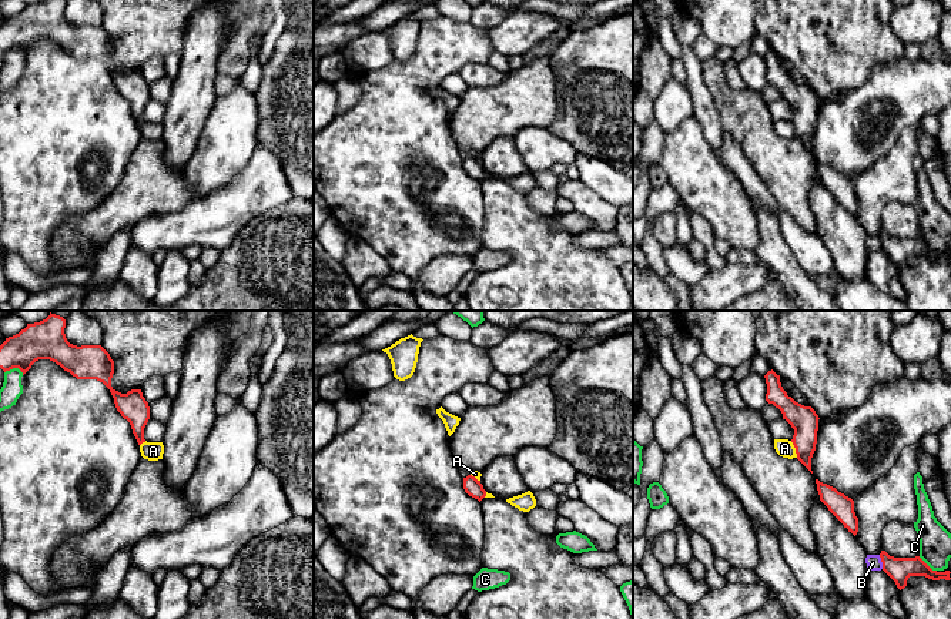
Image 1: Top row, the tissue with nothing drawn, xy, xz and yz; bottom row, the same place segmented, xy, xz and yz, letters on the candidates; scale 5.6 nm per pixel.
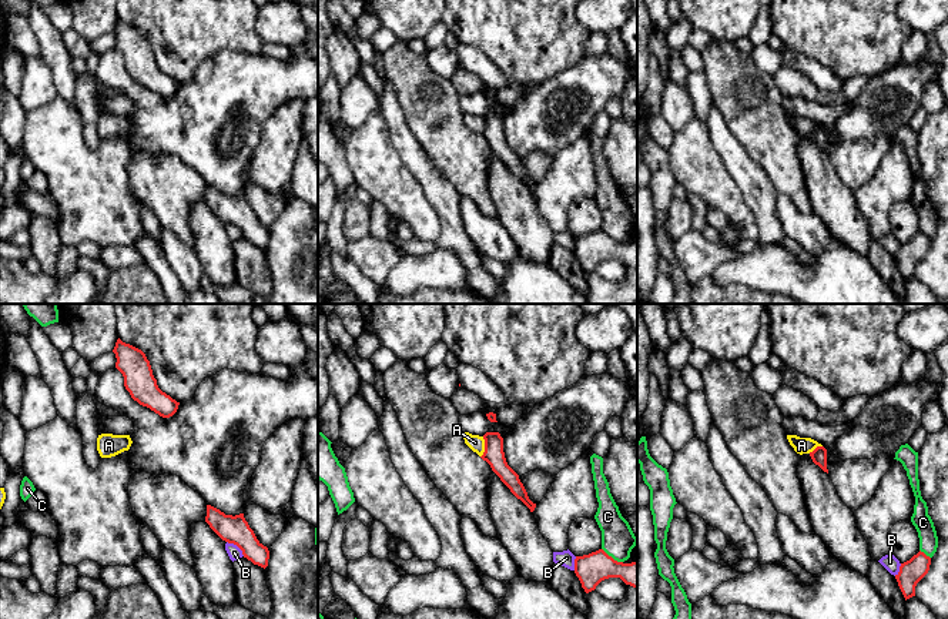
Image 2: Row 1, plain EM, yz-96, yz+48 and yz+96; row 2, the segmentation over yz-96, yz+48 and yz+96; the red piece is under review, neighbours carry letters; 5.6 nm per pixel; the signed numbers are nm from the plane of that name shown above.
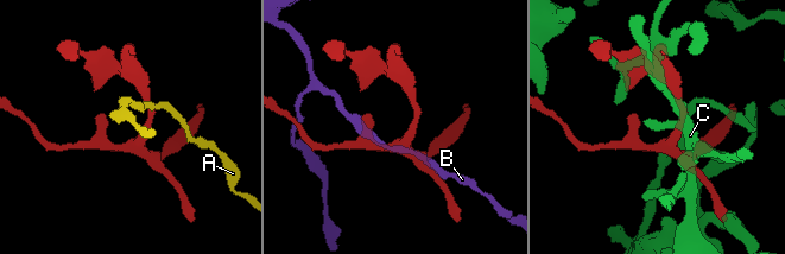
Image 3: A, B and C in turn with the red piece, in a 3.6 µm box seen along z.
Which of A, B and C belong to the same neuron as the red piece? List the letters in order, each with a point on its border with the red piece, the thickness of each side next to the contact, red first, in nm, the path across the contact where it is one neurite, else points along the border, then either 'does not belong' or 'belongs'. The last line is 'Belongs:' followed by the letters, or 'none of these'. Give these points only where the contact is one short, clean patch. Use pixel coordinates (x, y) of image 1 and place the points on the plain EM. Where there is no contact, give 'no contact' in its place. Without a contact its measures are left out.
A: contact yz (796, 130); calibres 160 and 100 nm; border yz (790, 121), (797, 137); does not belong
B: contact yz (881, 241); calibres 140 and 80 nm; does not belong
C: contact yz (926, 244); calibres 140 and 180 nm; does not belong
Belongs: none of these

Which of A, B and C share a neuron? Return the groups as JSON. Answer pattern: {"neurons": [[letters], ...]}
{"neurons": [["A"], ["B"], ["C"]]}

